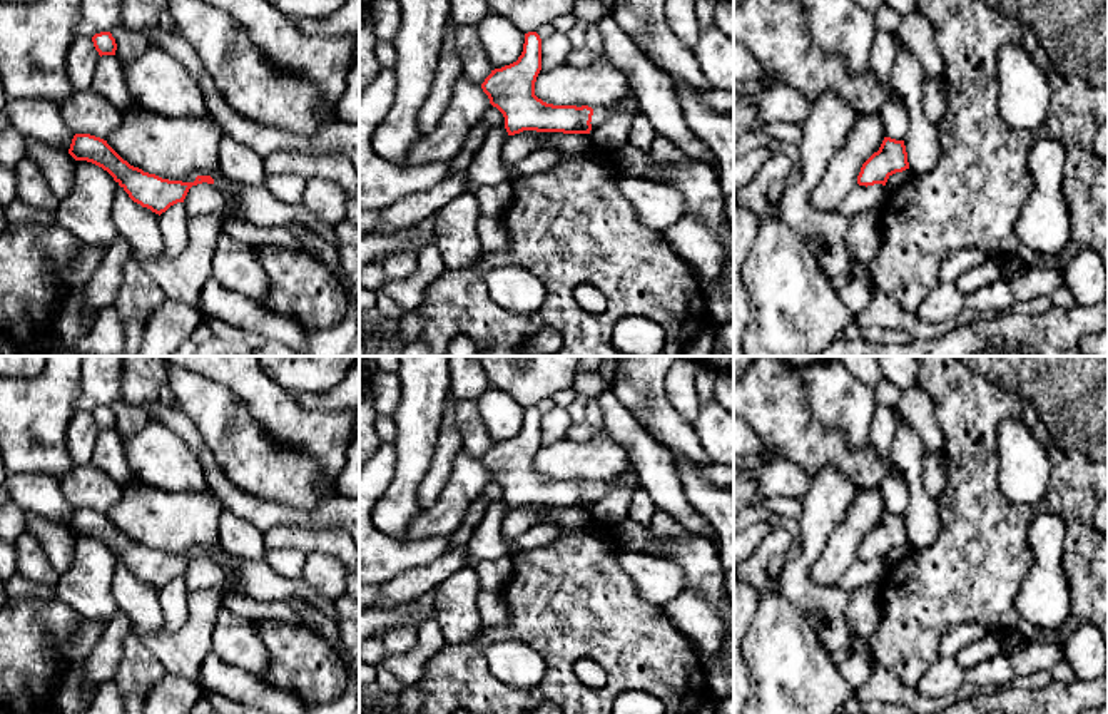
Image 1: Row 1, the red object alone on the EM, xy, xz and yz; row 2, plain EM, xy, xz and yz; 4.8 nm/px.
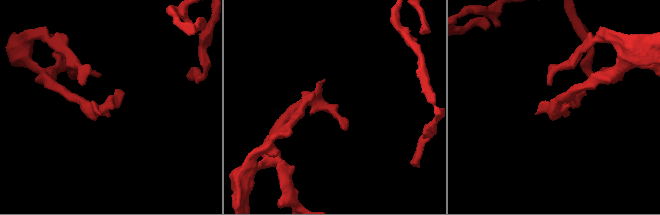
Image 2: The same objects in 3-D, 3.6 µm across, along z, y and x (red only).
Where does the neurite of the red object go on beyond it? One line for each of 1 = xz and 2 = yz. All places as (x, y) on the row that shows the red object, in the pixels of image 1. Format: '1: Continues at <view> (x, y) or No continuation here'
1: Continues at xz (600, 114)
2: No continuation here

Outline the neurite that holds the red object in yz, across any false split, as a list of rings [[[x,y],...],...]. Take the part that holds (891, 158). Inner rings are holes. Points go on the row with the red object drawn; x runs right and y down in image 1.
[[[884,137],[877,152],[874,152],[861,167],[857,176],[859,186],[886,186],[887,179],[909,169],[904,140]]]

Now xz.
[[[525,33],[523,52],[516,62],[491,74],[481,84],[490,104],[505,117],[508,135],[523,130],[590,134],[593,124],[605,122],[610,107],[553,105],[535,95],[535,82],[541,70],[541,38]]]

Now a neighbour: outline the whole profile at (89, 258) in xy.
[[[82,242],[74,264],[64,274],[64,284],[70,289],[84,289],[100,266],[105,249],[97,249]]]

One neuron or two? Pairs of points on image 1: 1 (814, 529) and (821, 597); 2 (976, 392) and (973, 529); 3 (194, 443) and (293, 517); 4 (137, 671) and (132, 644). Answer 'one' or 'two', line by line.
1: one
2: one
3: one
4: one

